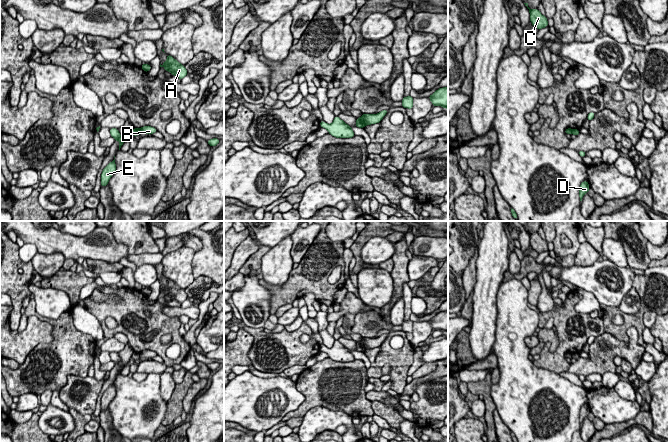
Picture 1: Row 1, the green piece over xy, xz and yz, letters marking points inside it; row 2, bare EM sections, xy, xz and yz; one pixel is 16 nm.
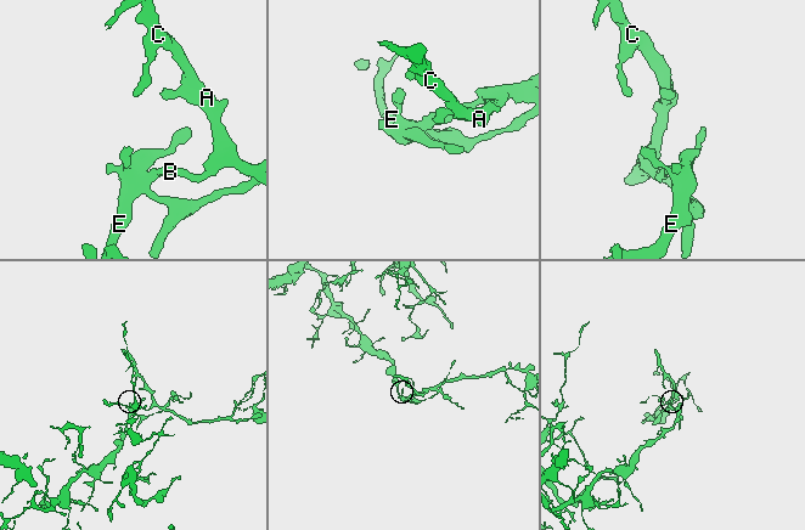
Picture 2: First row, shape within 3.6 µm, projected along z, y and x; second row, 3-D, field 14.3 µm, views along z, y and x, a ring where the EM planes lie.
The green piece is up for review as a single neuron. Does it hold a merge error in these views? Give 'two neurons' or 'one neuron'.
two neurons

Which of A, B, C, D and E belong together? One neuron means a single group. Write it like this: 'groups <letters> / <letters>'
groups A B C / D E

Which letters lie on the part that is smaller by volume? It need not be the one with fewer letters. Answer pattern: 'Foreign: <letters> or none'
Foreign: A, B, C

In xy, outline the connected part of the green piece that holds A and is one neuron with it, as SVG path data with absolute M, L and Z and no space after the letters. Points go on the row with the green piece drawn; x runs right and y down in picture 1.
M168 54L167 60L164 62L163 65L160 64L160 67L164 67L165 72L169 71L171 75L174 75L179 79L183 79L188 74L184 65L180 64L176 59Z

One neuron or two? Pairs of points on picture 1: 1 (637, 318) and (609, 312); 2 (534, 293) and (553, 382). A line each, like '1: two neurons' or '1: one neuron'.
1: one neuron
2: two neurons

